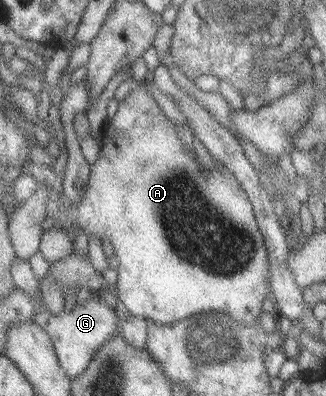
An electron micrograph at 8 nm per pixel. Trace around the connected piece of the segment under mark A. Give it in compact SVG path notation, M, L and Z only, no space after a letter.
M139 86L117 103L114 116L111 119L106 119L104 123L100 140L101 148L93 165L89 166L87 188L84 190L81 201L67 203L68 208L66 208L66 212L63 214L58 208L59 200L55 198L54 192L51 189L52 194L46 204L46 213L47 217L53 219L53 227L64 230L79 228L87 237L94 235L94 237L98 237L100 242L102 239L108 239L110 247L112 247L112 255L116 257L119 265L117 267L115 285L117 287L116 298L122 302L128 313L134 317L141 317L158 325L170 325L175 321L186 319L198 313L215 311L216 313L229 315L236 323L247 323L247 325L259 323L262 300L270 295L268 293L270 278L269 259L263 239L257 228L255 217L253 216L251 203L248 201L244 190L234 181L234 177L226 171L227 169L220 162L216 161L212 171L200 171L198 165L196 165L194 153L190 149L186 149L186 146L176 134L173 123L164 116L150 93Z

